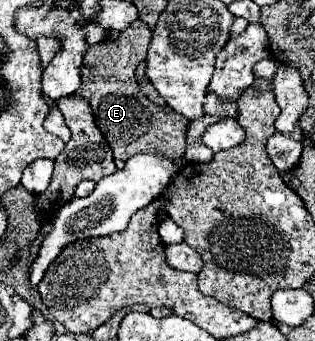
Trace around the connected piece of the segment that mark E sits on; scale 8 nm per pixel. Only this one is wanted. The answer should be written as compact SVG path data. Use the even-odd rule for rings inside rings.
M135 20L131 22L131 26L119 32L117 42L103 40L99 44L93 44L81 68L81 86L75 92L89 102L95 124L101 128L103 138L113 150L117 168L123 168L125 160L139 152L161 154L167 158L177 158L185 152L185 134L189 124L187 118L183 118L169 106L153 104L143 92L139 92L135 68L147 58L149 38L151 28L145 22Z

